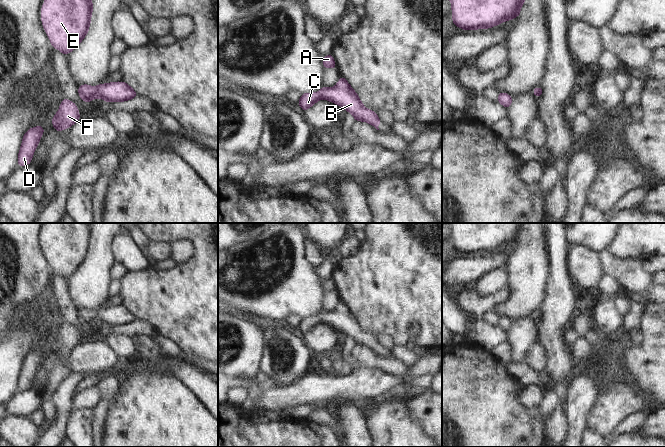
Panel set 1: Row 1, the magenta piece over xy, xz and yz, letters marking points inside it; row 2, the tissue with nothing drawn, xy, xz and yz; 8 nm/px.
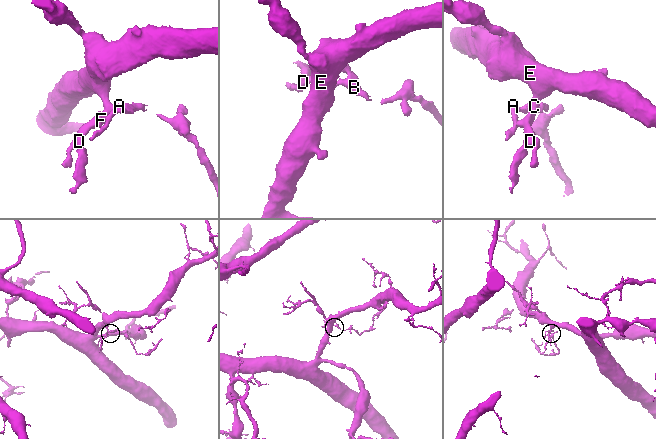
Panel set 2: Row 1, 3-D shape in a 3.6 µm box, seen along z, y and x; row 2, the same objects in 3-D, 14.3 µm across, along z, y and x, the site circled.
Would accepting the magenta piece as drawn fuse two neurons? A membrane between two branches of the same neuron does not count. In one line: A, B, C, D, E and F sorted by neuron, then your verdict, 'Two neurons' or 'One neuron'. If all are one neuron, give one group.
Groups: A B C D E F. One neuron

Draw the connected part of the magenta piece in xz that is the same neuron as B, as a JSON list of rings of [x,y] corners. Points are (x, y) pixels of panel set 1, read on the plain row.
[[[341,300],[339,306],[333,312],[323,310],[317,317],[302,318],[298,328],[301,333],[306,335],[321,322],[341,330],[347,336],[351,336],[355,345],[365,345],[379,354],[378,349],[381,346],[377,337],[364,331],[357,317],[351,312],[345,301]]]

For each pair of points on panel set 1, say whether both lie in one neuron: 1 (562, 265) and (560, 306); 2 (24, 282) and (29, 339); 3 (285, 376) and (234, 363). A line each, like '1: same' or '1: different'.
1: same
2: different
3: different

